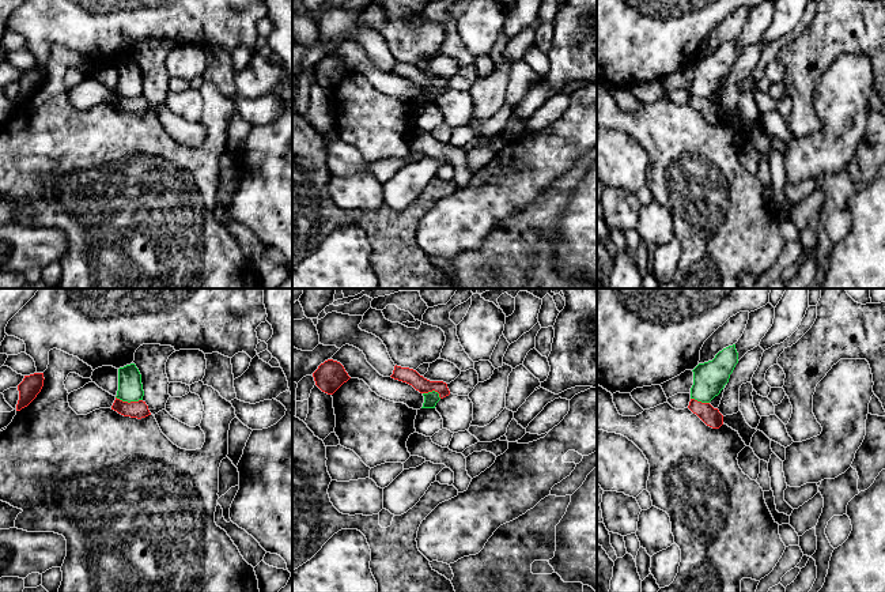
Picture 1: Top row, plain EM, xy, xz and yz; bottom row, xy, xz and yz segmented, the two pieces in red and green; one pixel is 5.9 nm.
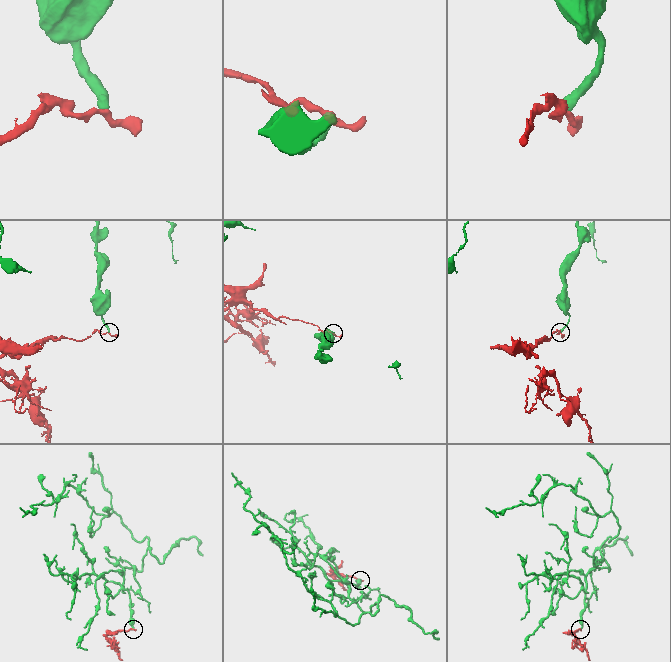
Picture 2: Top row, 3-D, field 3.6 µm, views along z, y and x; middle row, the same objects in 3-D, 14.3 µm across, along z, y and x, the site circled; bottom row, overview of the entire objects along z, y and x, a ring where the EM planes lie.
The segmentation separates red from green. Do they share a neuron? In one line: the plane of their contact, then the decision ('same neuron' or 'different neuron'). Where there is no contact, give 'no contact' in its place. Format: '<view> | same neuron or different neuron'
xy | different neuron

